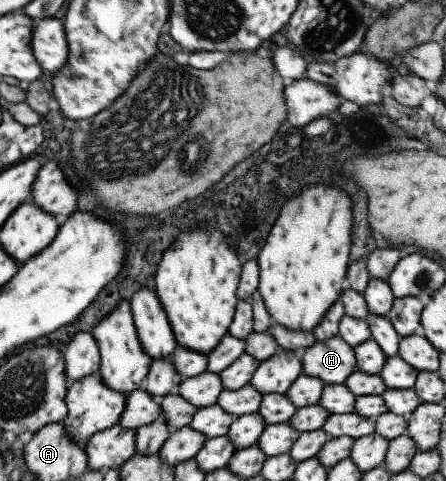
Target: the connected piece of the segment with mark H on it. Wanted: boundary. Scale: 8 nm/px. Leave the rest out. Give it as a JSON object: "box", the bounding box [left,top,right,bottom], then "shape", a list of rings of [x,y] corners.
{"box":[301,335,357,385],"shape":[[[338,335],[326,340],[315,340],[301,355],[303,375],[317,377],[329,385],[341,385],[345,378],[357,371],[351,345]]]}

